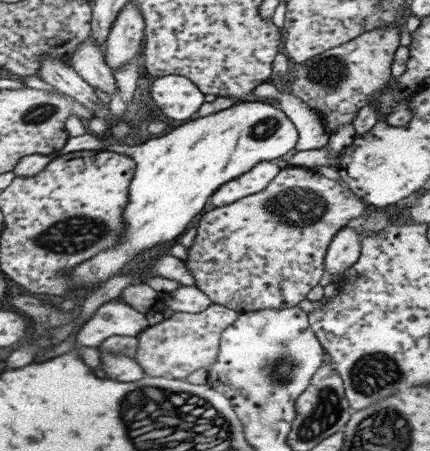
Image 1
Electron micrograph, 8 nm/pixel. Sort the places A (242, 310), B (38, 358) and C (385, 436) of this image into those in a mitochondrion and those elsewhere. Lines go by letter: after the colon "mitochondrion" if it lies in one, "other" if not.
A: other
B: other
C: mitochondrion

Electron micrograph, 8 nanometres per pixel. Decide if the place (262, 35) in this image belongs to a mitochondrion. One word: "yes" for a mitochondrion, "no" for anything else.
no

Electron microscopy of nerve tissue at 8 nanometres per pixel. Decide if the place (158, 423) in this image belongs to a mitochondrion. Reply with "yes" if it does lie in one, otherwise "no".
yes

